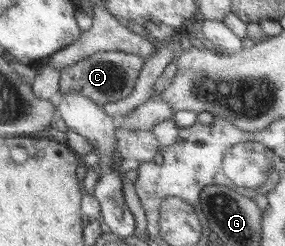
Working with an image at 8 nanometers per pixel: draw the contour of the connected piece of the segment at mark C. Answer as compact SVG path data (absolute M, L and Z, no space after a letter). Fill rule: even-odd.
M121 51L96 52L87 58L74 62L61 69L59 76L59 94L79 93L100 106L107 102L123 100L133 88L135 80L143 66L144 59L139 55Z

